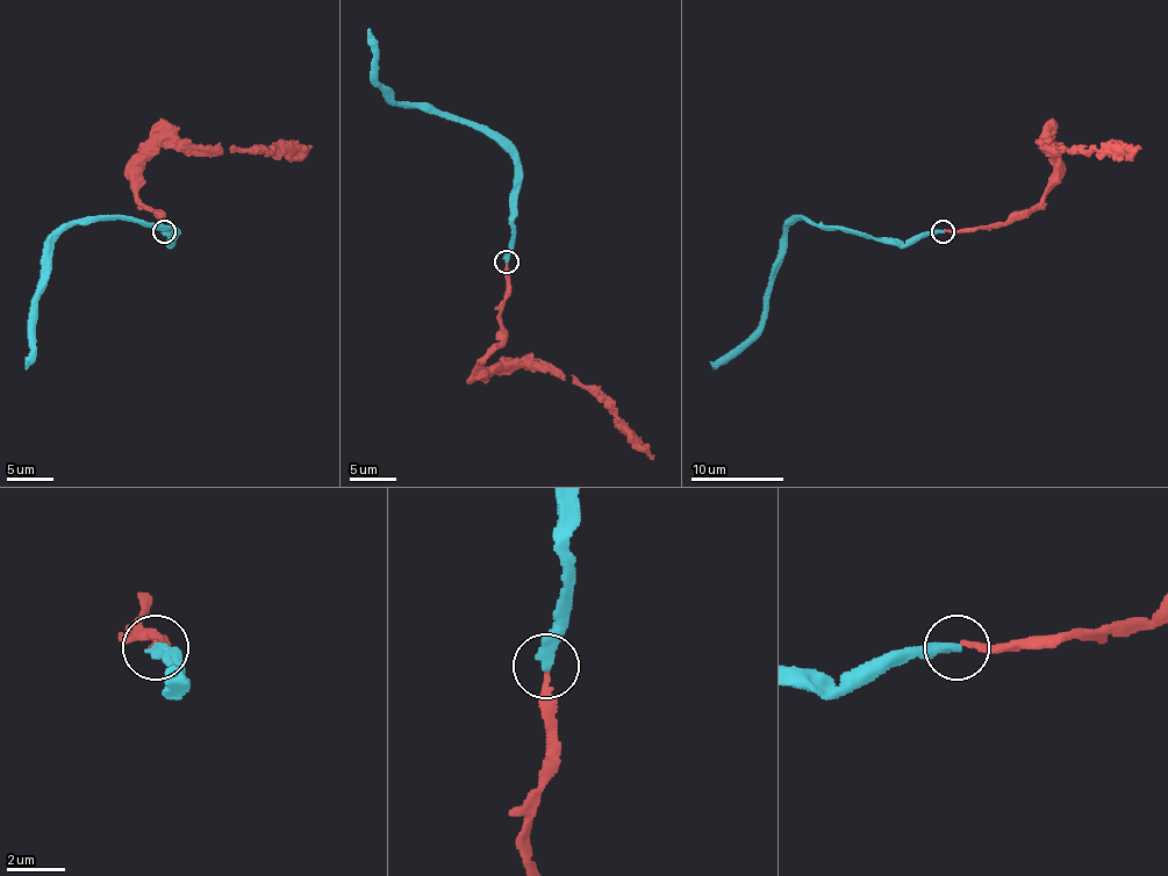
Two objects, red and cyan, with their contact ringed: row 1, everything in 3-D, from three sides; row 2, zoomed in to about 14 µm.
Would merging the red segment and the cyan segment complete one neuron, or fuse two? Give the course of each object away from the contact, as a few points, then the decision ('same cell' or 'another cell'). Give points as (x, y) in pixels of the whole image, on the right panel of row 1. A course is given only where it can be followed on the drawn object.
red runs (945, 230), (975, 230), (1019, 218), (1043, 198), (1054, 167), (1054, 156), (1047, 146), (1138, 146); cyan runs (943, 230), (907, 239), (874, 239), (823, 228), (807, 218), (788, 223), (765, 320), (735, 350), (709, 361); another cell

